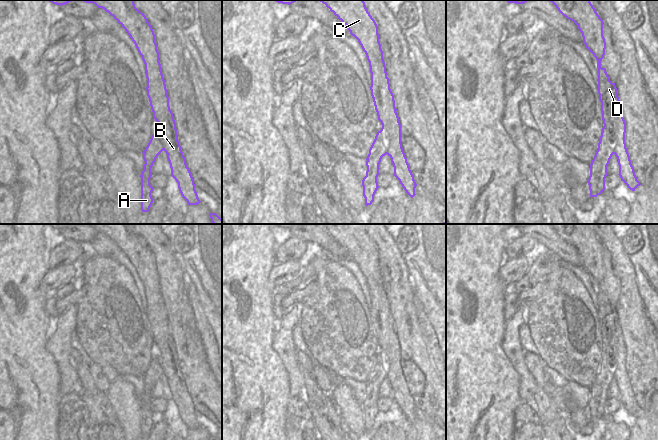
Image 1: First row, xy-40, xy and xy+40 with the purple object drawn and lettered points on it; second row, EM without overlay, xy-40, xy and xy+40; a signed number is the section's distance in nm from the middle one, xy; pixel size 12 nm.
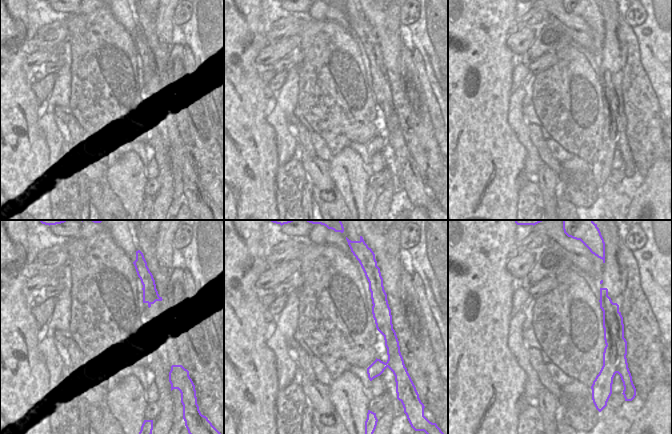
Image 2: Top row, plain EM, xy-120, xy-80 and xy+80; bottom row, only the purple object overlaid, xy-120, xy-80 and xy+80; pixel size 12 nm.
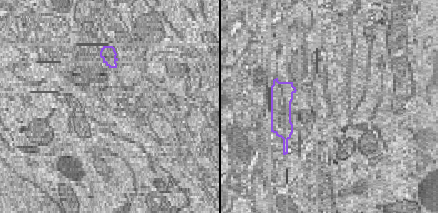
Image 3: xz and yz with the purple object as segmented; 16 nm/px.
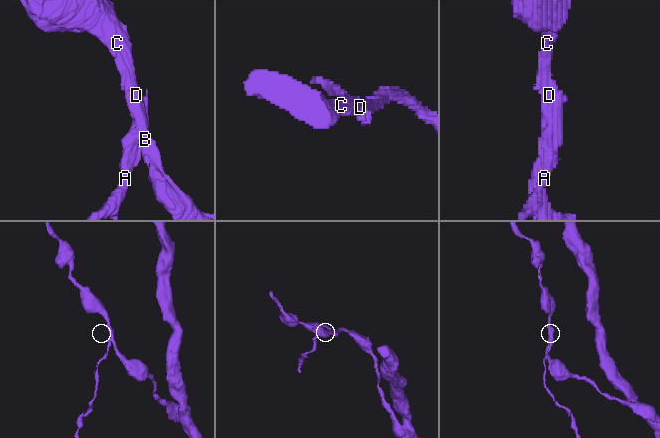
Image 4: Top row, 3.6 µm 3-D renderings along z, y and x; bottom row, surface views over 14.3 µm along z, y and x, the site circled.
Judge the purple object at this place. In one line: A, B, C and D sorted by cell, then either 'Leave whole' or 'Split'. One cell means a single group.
Groups: A D / B C. Split.

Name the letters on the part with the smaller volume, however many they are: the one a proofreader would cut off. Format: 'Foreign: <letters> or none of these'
Foreign: A, D

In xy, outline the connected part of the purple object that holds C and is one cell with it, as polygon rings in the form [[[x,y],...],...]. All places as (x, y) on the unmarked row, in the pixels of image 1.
[[[315,224],[320,225],[346,249],[350,258],[354,260],[359,268],[361,269],[363,275],[366,278],[367,284],[369,286],[370,297],[371,297],[371,320],[373,322],[375,334],[377,336],[378,344],[381,346],[382,350],[386,353],[389,360],[390,368],[387,374],[387,379],[391,382],[391,386],[394,391],[394,400],[399,404],[400,408],[406,415],[406,417],[413,422],[415,418],[415,412],[417,410],[414,400],[410,394],[407,382],[402,372],[401,367],[401,348],[399,346],[399,341],[397,336],[393,331],[386,332],[385,328],[382,326],[381,313],[378,311],[382,307],[386,306],[387,296],[386,290],[383,283],[383,275],[381,273],[381,268],[379,266],[378,250],[375,244],[372,242],[368,236],[365,226],[363,224]]]

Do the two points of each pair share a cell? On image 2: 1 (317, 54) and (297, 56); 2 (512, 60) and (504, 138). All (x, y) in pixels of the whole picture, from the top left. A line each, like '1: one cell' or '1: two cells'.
1: two cells
2: one cell

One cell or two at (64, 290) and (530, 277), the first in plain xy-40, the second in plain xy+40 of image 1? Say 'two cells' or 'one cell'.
one cell

